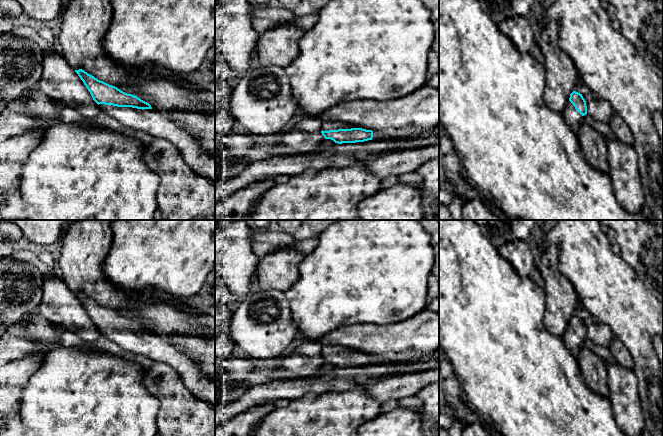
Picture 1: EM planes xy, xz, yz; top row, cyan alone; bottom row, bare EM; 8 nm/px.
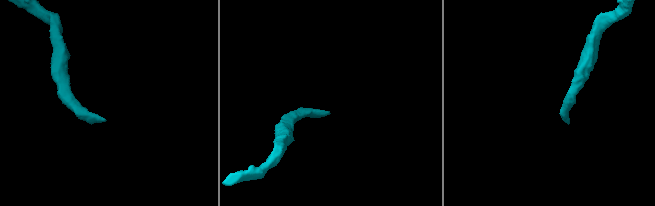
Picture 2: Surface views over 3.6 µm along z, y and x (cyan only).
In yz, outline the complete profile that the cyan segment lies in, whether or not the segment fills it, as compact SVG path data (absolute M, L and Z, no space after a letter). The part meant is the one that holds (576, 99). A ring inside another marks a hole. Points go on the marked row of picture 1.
M573 91L566 103L562 115L568 125L582 124L583 116L587 114L586 101L582 94Z

